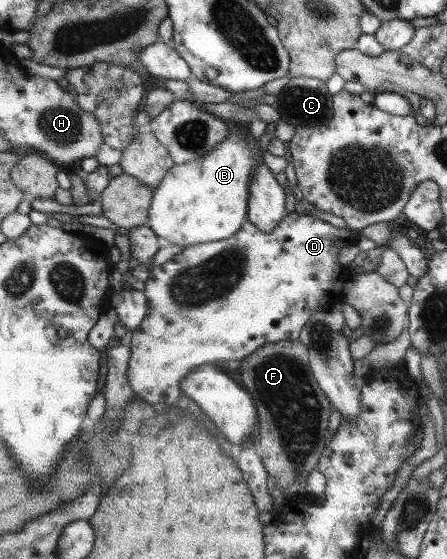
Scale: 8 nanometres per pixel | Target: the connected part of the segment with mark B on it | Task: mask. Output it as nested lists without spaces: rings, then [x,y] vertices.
[[[235,132],[210,150],[206,155],[182,164],[173,164],[162,184],[155,189],[151,201],[150,217],[147,225],[156,233],[162,243],[174,243],[181,248],[200,243],[218,242],[238,233],[247,219],[247,203],[250,201],[251,171],[255,170],[254,152],[258,147],[250,145],[241,133]]]

